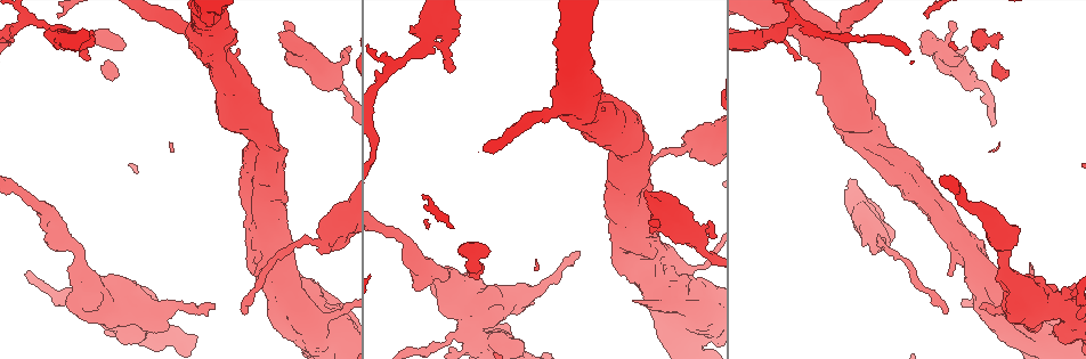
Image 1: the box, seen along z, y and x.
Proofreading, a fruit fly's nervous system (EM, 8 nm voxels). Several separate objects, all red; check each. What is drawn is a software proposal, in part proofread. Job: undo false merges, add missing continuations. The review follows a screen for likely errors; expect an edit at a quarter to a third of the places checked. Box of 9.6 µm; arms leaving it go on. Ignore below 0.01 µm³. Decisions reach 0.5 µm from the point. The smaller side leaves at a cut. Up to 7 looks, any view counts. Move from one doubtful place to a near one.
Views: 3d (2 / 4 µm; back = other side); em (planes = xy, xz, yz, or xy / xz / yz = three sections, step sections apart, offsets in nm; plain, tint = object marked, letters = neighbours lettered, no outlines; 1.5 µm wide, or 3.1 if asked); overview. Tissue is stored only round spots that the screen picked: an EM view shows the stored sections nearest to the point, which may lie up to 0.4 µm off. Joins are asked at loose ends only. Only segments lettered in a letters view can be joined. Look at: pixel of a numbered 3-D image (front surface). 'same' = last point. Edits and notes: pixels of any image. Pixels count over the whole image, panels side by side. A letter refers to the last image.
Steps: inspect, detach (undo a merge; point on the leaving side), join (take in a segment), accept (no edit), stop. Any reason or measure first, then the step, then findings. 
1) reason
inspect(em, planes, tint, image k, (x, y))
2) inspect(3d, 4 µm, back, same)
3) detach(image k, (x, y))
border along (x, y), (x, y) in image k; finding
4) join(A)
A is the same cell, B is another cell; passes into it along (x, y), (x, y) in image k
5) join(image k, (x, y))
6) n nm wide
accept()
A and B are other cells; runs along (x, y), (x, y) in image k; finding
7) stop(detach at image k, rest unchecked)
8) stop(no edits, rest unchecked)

long arm stops here
inspect(3d, 2 µm, image 1, (212, 308))

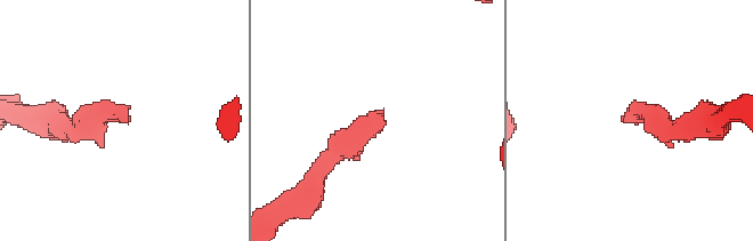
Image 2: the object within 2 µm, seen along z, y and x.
now the EM
inspect(em, xy, step 4, tint, image 2, (380, 112))

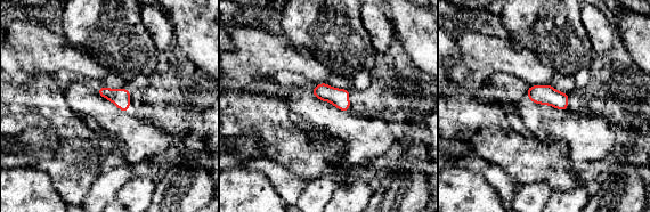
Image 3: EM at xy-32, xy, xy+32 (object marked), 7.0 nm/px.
another direction
inspect(em, planes, letters, same)

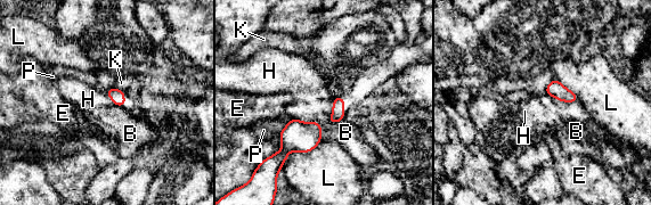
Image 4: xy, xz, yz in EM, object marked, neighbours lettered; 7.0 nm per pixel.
L touches over 300 nm
accept()
B, E, H, K, L and P are other cells; border along (112, 87), (122, 90) in image 4; no lettered segment goes on from it

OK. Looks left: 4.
branch stops here
inspect(3d, 2 µm, image 1, (84, 57))

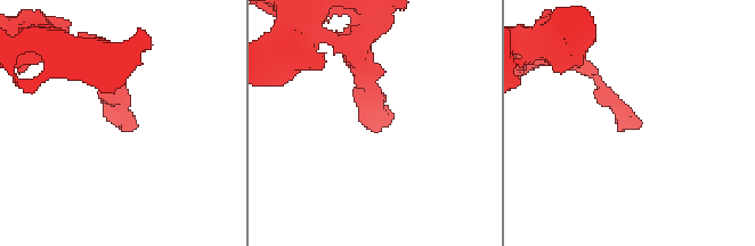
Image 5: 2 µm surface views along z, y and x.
shape alone is not enough
inspect(em, planes, letters, image 5, (378, 132))

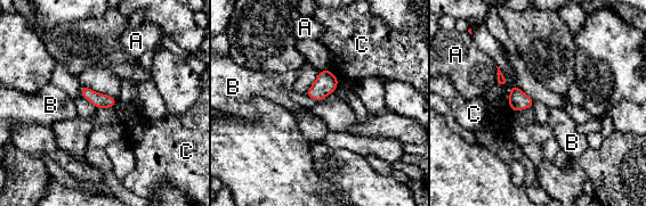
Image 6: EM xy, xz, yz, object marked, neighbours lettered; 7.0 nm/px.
A touches over 130 nm
accept()
A, B and C are other cells; border along (330, 69), (337, 77) in image 6; no lettered segment goes on from it

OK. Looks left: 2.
stop(no edits, rest unchecked)

